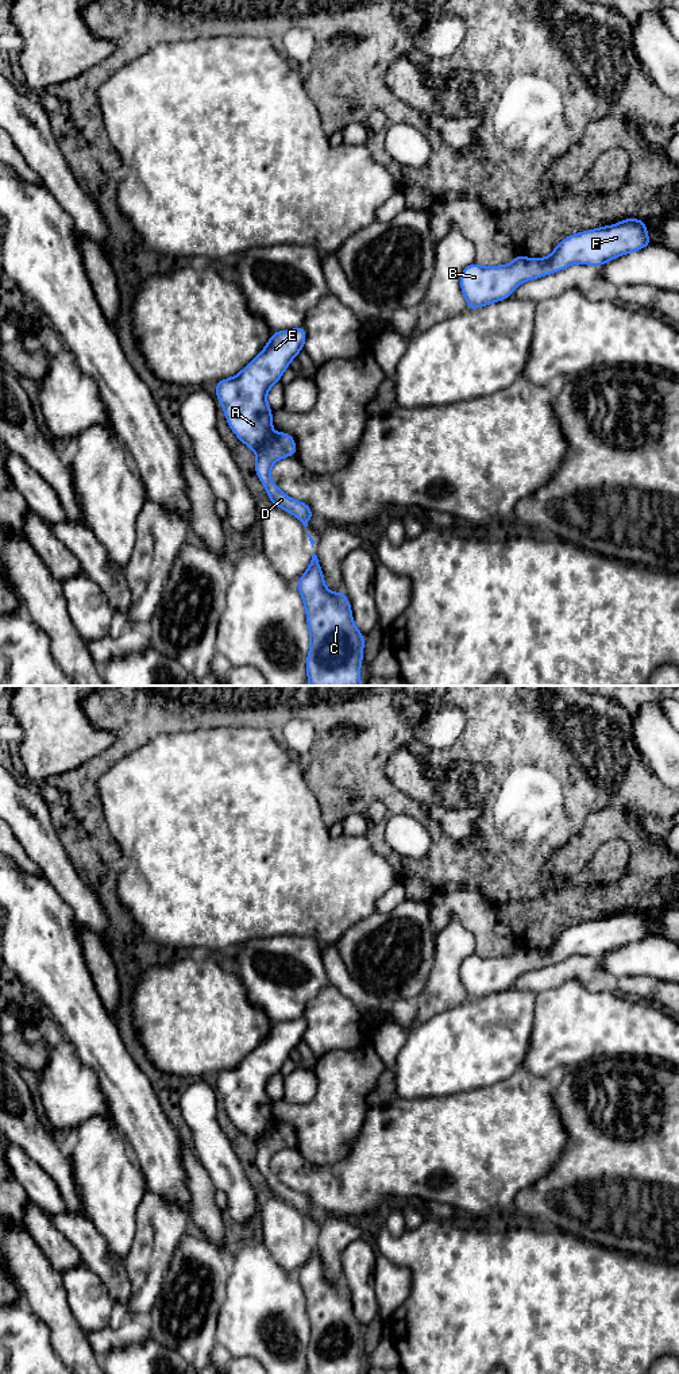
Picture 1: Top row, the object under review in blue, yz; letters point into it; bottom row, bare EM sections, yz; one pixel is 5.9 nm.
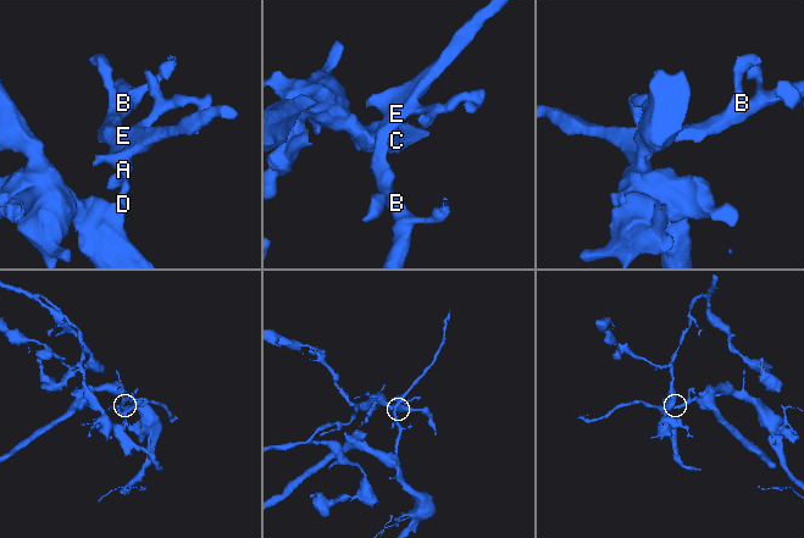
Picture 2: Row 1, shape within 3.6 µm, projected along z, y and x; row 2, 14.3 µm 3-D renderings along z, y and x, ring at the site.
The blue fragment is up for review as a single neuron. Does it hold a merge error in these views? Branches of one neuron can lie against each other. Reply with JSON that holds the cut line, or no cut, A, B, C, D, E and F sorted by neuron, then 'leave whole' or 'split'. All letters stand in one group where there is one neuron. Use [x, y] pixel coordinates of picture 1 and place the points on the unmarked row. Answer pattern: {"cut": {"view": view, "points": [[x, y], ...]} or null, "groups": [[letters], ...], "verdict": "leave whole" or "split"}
{"cut": {"view": "yz", "points": [[273, 1126], [255, 1141]]}, "groups": [["A", "B", "E", "F"], ["C", "D"]], "verdict": "split"}

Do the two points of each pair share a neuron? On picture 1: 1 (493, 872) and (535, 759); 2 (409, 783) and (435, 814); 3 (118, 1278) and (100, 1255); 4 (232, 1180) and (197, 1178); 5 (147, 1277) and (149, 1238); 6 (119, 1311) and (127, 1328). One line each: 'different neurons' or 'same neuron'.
1: same neuron
2: same neuron
3: same neuron
4: different neurons
5: same neuron
6: different neurons

